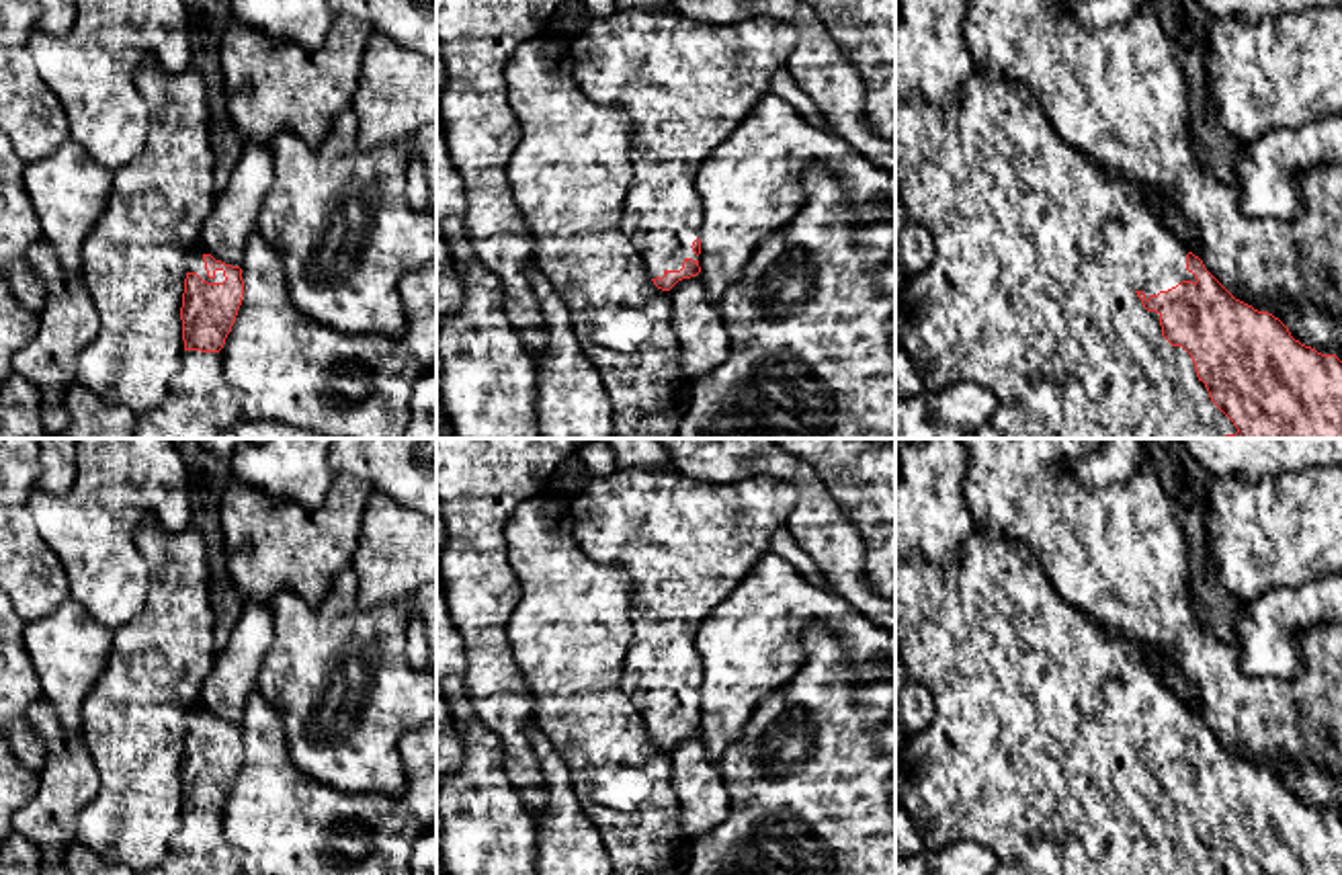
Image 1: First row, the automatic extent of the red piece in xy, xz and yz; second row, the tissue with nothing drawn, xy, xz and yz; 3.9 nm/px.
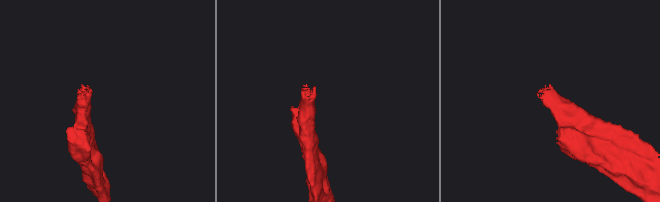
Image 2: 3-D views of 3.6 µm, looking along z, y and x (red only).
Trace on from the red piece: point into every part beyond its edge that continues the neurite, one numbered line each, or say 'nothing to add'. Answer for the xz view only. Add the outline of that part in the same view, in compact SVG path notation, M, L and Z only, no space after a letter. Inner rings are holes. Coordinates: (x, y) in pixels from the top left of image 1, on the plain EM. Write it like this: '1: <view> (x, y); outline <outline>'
1: xz (685, 544); outline M625 467L592 480L570 498L576 545L596 564L619 566L631 578L633 637L621 668L621 689L643 717L649 738L680 730L686 717L699 719L693 701L701 693L701 658L695 635L703 619L740 584L744 574L770 551L770 537L787 520L799 500L793 486L777 477L744 482L699 482L678 469Z

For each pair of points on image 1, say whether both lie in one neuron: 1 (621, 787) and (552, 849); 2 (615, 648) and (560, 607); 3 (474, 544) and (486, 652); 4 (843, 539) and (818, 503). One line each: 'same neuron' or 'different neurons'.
1: different neurons
2: same neuron
3: same neuron
4: same neuron

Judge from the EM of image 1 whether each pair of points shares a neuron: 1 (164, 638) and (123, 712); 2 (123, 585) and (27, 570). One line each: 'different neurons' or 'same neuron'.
1: same neuron
2: different neurons

